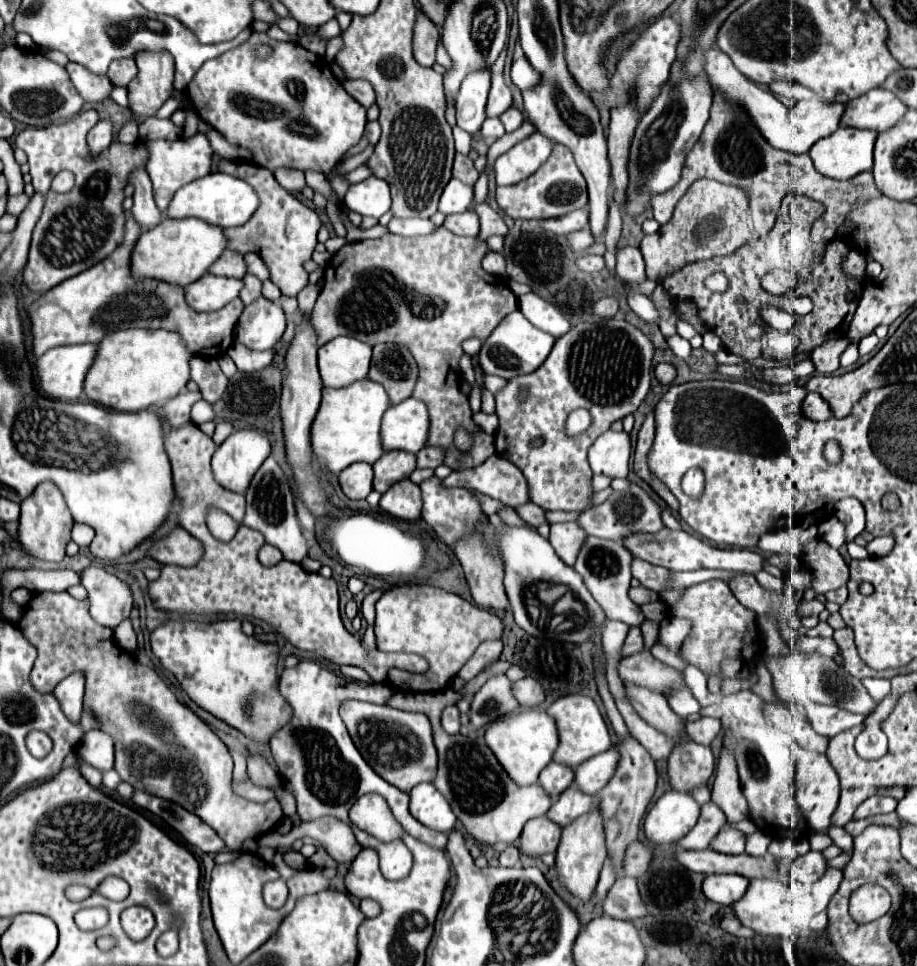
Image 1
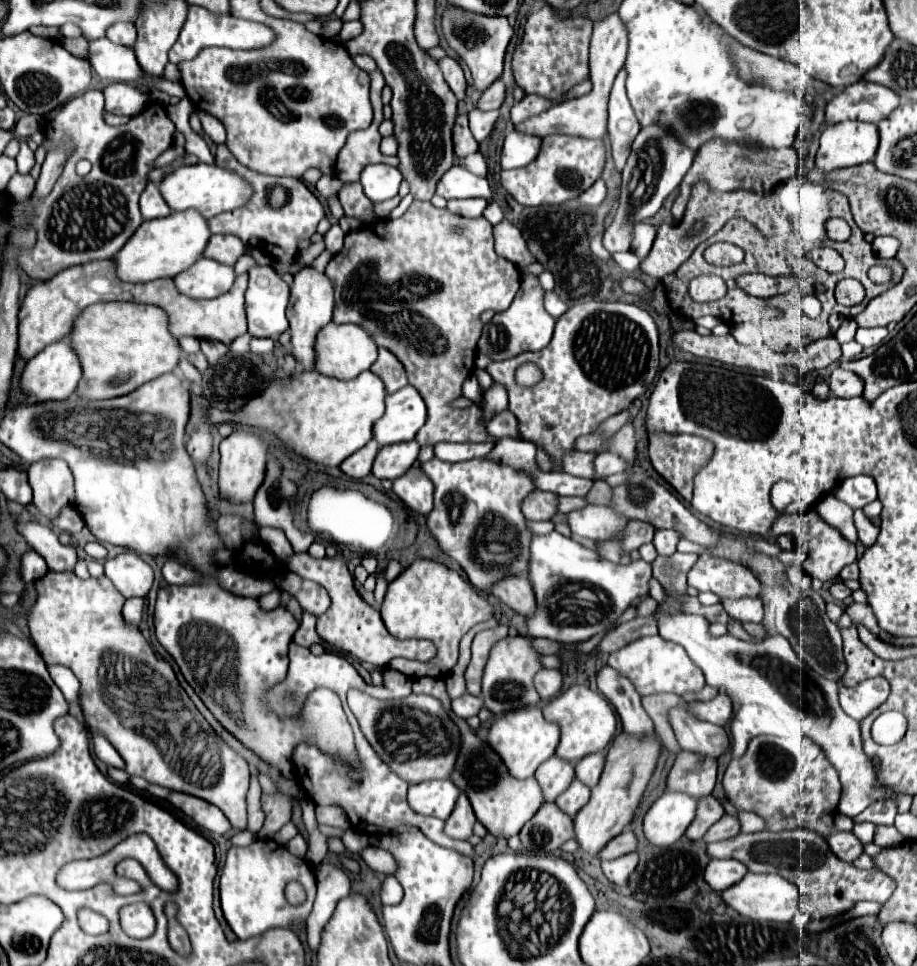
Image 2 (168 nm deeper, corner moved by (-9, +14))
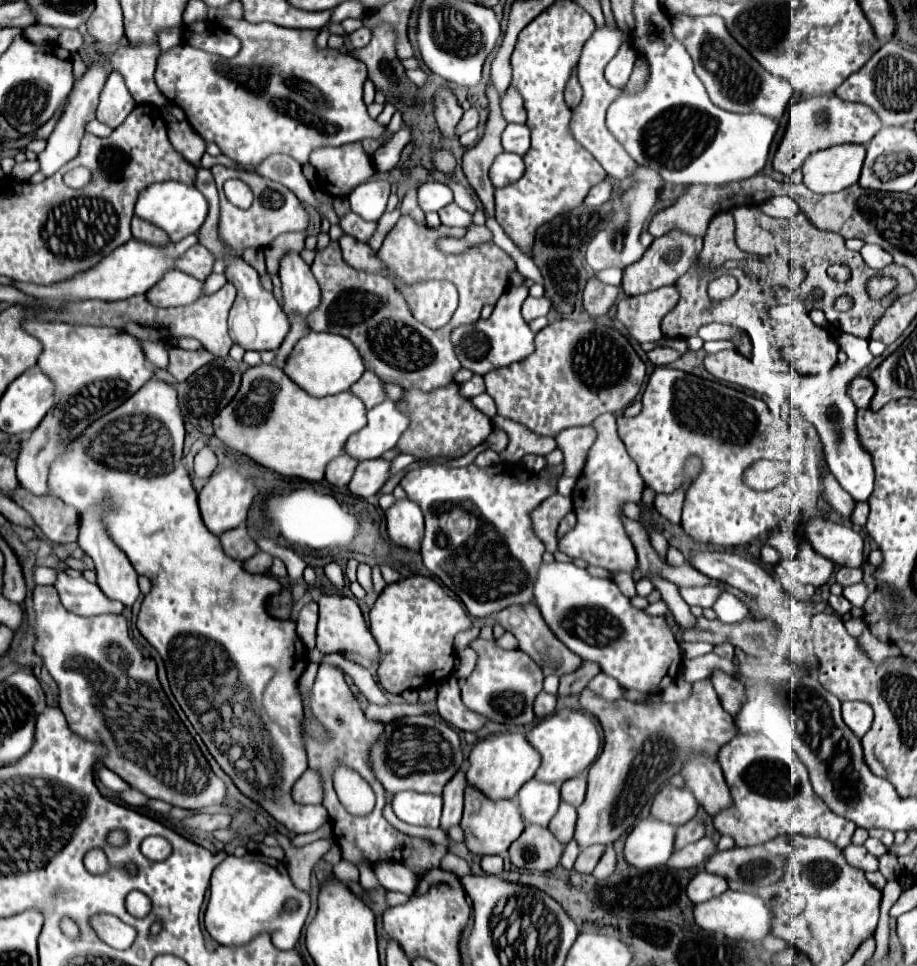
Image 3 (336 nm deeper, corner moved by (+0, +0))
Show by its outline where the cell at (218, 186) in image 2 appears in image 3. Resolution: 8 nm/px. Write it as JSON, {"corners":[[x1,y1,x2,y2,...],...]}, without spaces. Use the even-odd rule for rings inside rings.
{"corners":[[155,182,139,192,139,198,135,202,135,216,141,216,143,220,149,220,151,224,157,224,157,228,165,230,171,242,177,242,189,234,197,234,201,228,205,216,207,216,207,200,205,196,187,184,181,182]]}

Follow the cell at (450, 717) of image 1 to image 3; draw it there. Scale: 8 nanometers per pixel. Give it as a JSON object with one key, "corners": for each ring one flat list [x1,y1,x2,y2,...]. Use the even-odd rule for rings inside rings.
{"corners":[[447,676,445,680,441,680,441,684,437,684,437,690,437,712,447,724,463,732,477,732,485,726,487,718,477,712,469,712,461,702,461,690,455,676]]}

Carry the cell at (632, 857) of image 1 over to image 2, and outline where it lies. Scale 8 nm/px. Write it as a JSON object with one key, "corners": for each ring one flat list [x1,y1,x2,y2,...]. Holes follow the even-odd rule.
{"corners":[[626,828,620,836,616,836,614,840,610,840,606,844,606,848,600,852,600,858,602,860,614,860,614,858,626,856,630,852,636,852,636,848,638,848,638,840,636,840,634,832,630,828]]}

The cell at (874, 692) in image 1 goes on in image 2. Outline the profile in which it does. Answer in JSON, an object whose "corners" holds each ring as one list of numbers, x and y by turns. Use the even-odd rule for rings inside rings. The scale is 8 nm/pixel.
{"corners":[[882,676,868,678,856,686,840,686,838,688,840,706,854,720,862,720,874,708,884,704,888,694,890,694,890,684]]}

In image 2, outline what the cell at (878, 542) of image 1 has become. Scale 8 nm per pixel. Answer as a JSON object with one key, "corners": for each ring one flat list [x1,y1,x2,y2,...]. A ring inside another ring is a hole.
{"corners":[[862,510,854,512,854,524,856,524,856,530,858,530,858,540,864,546,872,546,878,538,878,528,862,514]]}

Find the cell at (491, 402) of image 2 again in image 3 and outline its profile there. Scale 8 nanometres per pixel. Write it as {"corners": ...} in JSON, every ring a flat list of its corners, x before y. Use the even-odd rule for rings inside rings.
{"corners":[[459,384,437,388,437,392,421,392,415,388,403,390,403,400,397,402,397,408,407,412,409,428,401,434,397,442,399,454,411,454,415,458,461,458,471,448,483,444,493,432,493,422,481,410,477,410,469,398,459,394]]}

